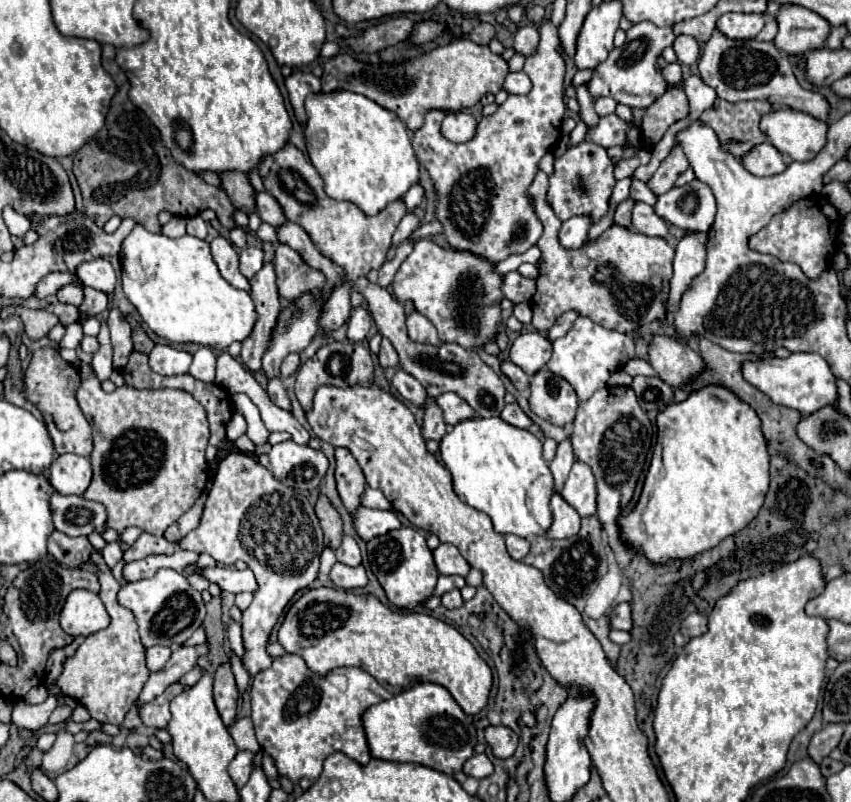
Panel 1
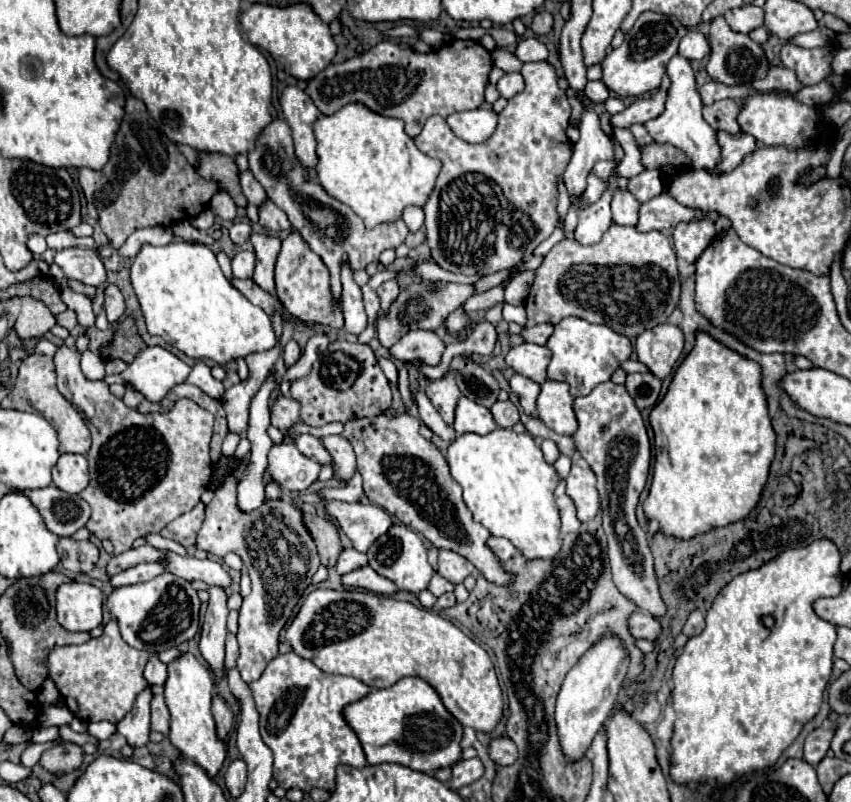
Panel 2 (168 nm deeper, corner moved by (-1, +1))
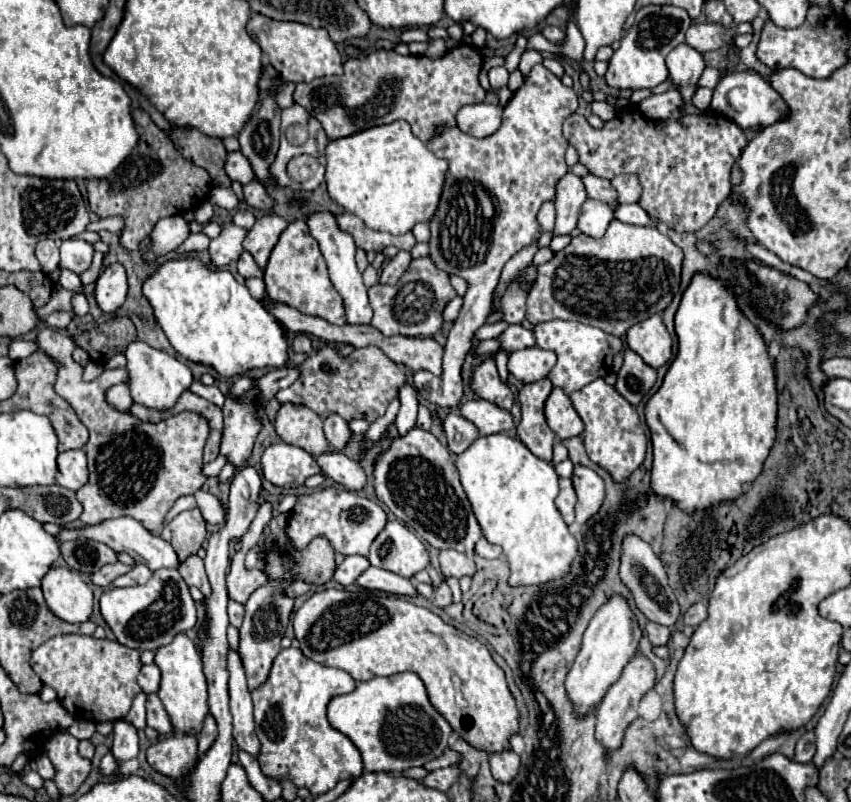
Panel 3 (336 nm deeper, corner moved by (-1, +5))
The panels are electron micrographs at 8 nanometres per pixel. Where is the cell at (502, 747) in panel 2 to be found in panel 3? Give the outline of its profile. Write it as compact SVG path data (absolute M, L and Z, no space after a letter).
M513 750L495 752L489 756L489 762L491 762L491 772L499 782L511 782L511 778L515 778L519 770L519 754L515 754Z

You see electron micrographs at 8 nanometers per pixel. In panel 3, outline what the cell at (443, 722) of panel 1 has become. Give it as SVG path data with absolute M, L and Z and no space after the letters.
M413 672L375 676L327 706L331 726L351 738L363 756L363 770L403 772L439 758L447 750L451 724L429 702L423 680Z

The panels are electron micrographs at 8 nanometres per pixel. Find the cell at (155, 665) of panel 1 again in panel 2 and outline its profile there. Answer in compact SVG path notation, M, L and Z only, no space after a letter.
M153 656L153 658L147 662L143 676L145 676L145 680L149 682L149 686L161 686L161 684L165 684L165 680L167 680L167 666L165 666L157 656Z

